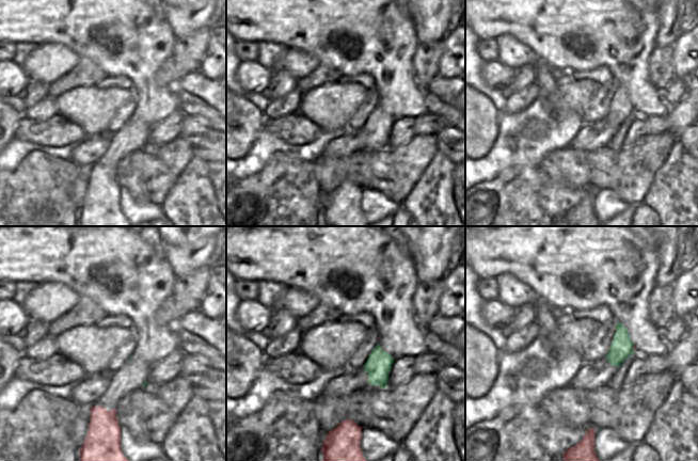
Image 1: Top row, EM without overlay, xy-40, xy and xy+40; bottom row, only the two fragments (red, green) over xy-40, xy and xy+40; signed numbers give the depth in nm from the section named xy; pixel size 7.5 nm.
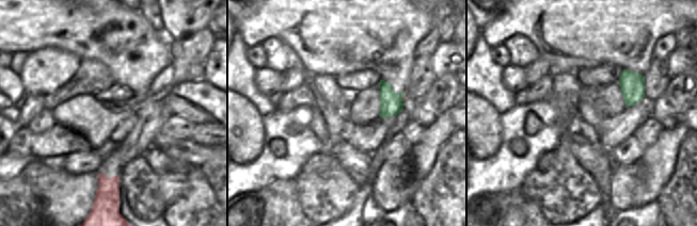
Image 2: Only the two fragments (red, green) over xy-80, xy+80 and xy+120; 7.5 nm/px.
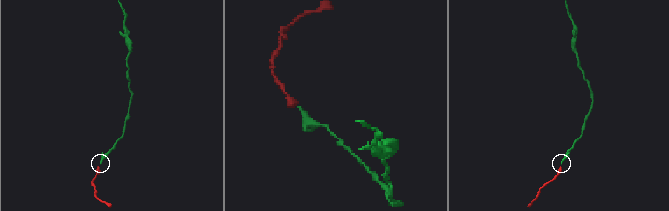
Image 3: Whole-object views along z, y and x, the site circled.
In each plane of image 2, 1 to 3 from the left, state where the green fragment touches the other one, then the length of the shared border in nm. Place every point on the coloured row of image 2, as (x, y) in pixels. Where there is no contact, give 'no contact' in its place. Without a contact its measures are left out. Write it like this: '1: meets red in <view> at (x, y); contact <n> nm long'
1: no contact
2: meets red in xy+80 at (404, 98); contact 50 nm long
3: no contact

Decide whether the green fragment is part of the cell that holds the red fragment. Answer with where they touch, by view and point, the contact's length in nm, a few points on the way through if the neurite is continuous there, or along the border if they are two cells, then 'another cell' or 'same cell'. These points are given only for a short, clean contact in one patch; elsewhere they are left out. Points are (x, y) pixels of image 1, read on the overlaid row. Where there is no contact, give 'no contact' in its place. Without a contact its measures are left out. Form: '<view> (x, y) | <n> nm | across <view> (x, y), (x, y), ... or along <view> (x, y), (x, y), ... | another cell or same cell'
xy (382, 348) | 50 nm | same cell

